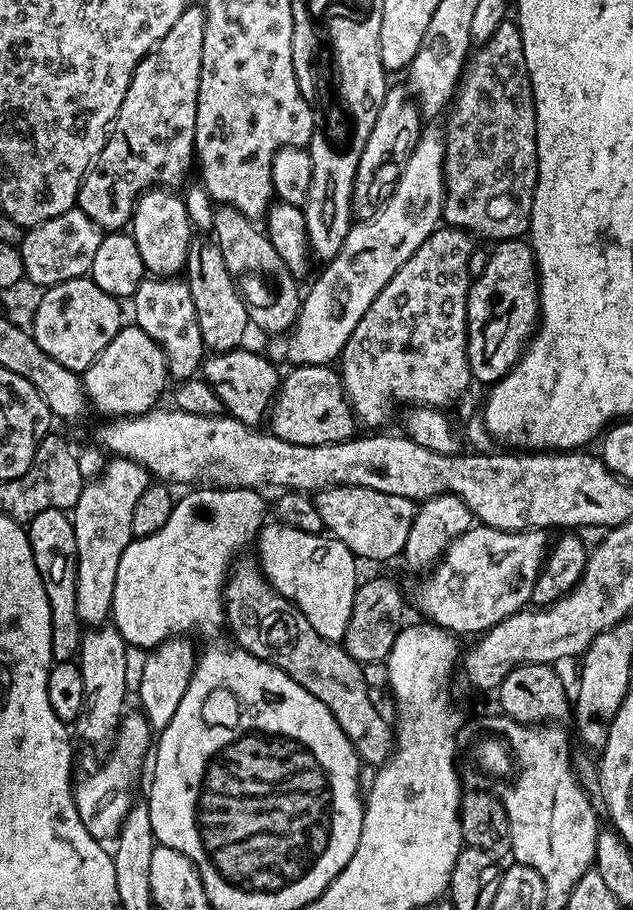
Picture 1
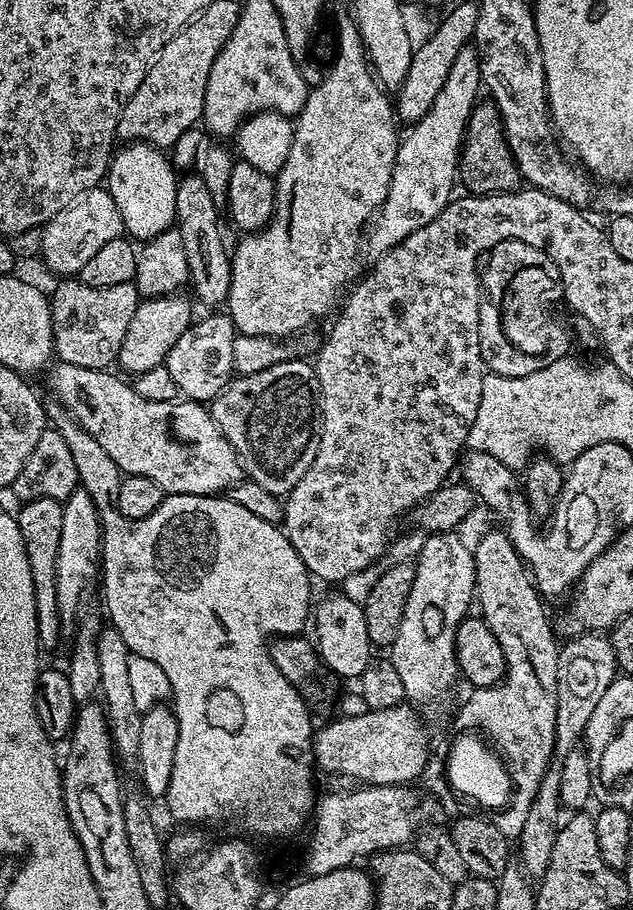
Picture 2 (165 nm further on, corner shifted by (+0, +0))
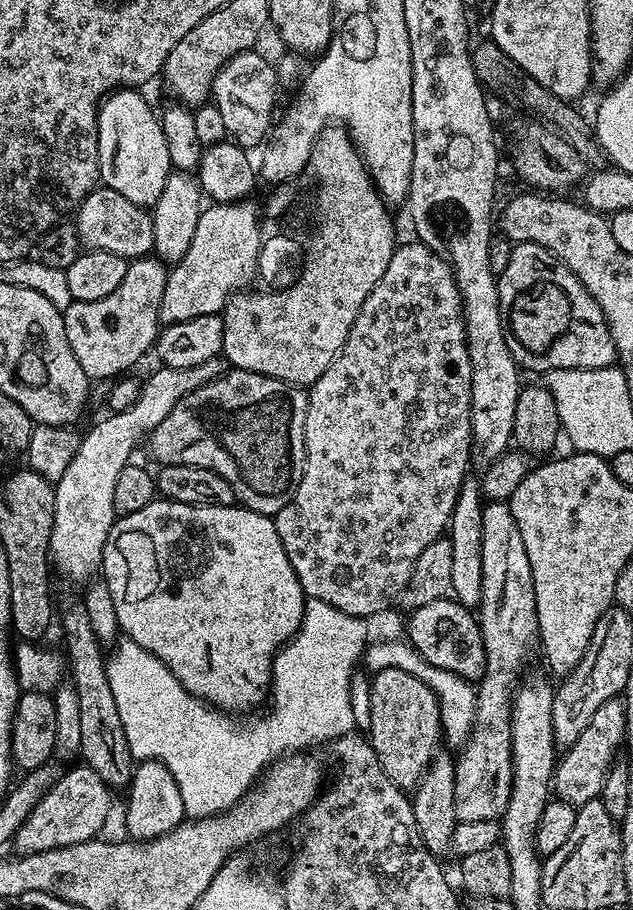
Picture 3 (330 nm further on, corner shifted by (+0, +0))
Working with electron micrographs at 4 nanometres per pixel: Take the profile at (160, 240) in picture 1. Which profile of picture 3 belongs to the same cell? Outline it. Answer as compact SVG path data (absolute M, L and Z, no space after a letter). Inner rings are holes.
M122 88L109 92L98 109L98 162L99 183L110 190L118 190L126 202L134 202L140 208L151 209L158 202L166 186L166 178L174 169L170 153L166 150L166 138L162 134L157 109L148 105L143 91Z

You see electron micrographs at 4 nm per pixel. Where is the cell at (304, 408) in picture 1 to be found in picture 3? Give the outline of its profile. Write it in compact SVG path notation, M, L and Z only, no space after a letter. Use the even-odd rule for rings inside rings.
M232 368L225 376L186 394L186 398L162 418L160 425L147 437L146 444L148 442L148 452L157 460L157 465L185 464L214 470L214 474L222 474L222 478L230 482L243 507L261 512L263 516L275 517L298 490L298 482L302 482L307 409L308 394L303 387L266 374Z

